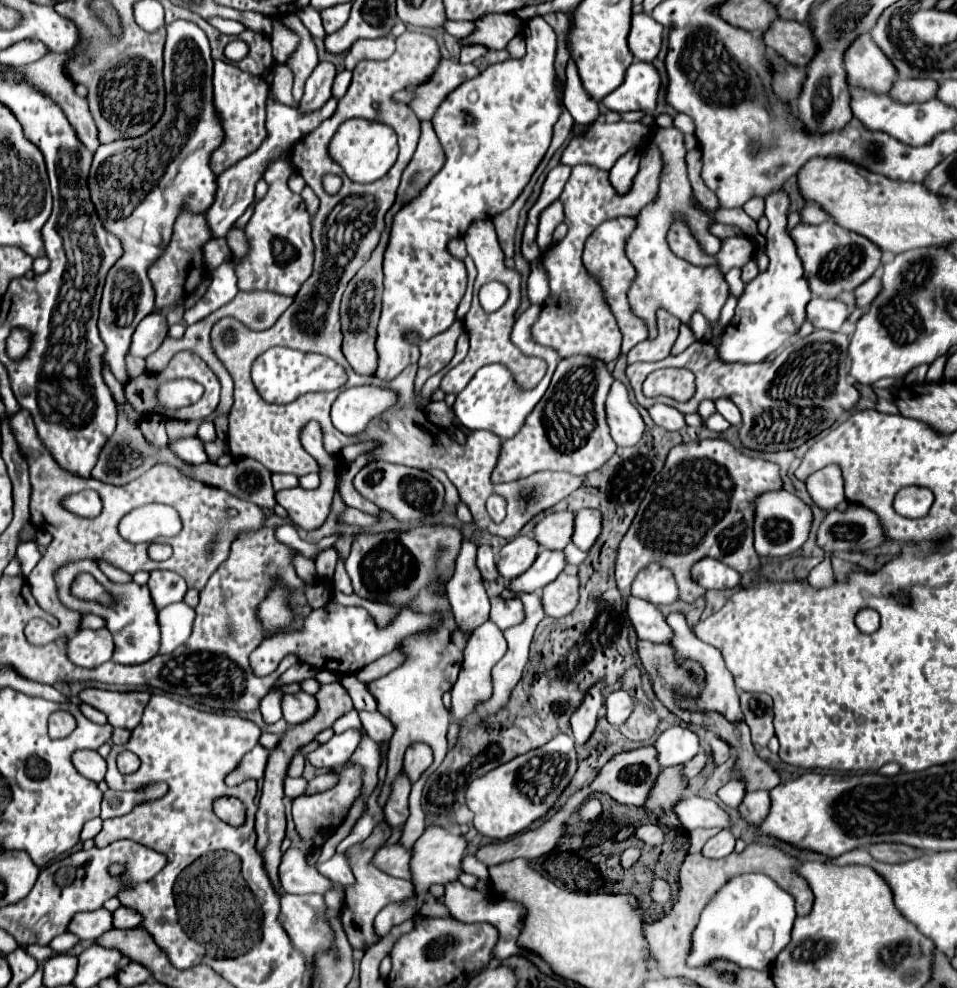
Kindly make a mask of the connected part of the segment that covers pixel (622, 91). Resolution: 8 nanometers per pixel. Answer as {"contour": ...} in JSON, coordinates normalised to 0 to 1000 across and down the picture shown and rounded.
{"contour":[[[664,62],[653,76],[653,82],[630,100],[634,110],[653,112],[682,112],[687,108],[687,96],[691,90],[691,76],[682,64]]]}

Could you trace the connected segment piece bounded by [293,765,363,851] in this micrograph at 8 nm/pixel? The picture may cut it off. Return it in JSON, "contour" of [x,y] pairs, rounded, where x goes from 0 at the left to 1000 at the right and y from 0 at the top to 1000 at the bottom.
{"contour":[[[365,776],[365,778],[356,778],[354,782],[356,790],[342,801],[329,803],[329,805],[317,805],[306,809],[306,831],[310,837],[310,843],[315,845],[315,849],[321,855],[321,861],[329,861],[333,859],[344,845],[361,831],[367,815],[371,813],[371,809],[377,803],[377,795],[379,795],[379,776]]]}

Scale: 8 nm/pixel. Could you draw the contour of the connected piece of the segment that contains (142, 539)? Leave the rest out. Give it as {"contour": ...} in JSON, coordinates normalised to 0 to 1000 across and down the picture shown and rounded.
{"contour":[[[168,509],[149,511],[133,519],[124,529],[124,539],[137,550],[160,550],[185,537],[189,537],[189,525],[179,513]]]}

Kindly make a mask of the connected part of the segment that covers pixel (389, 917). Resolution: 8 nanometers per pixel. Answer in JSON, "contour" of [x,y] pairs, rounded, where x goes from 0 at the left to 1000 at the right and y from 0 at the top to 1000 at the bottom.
{"contour":[[[429,910],[429,914],[427,914],[427,912],[423,912],[423,914],[409,914],[409,916],[404,916],[404,918],[394,926],[394,930],[392,930],[392,944],[394,944],[396,948],[402,948],[402,946],[409,942],[411,936],[421,934],[423,930],[434,928],[436,924],[438,924],[438,922],[436,922],[434,910]]]}

